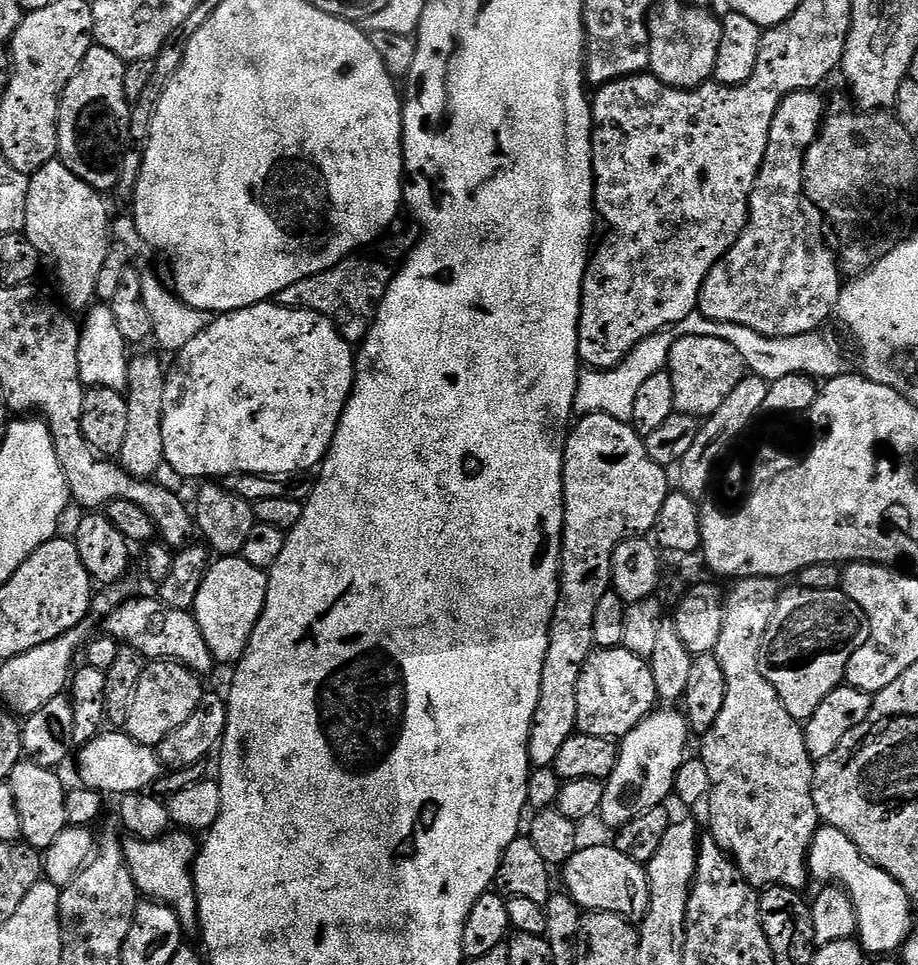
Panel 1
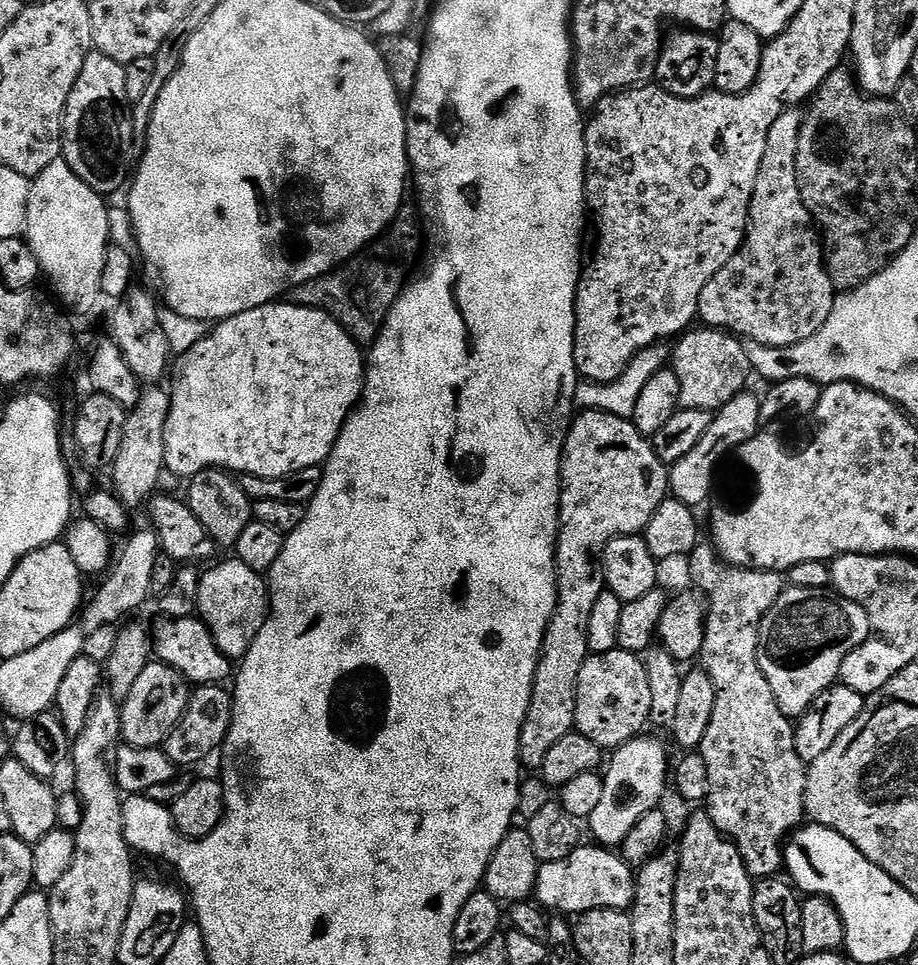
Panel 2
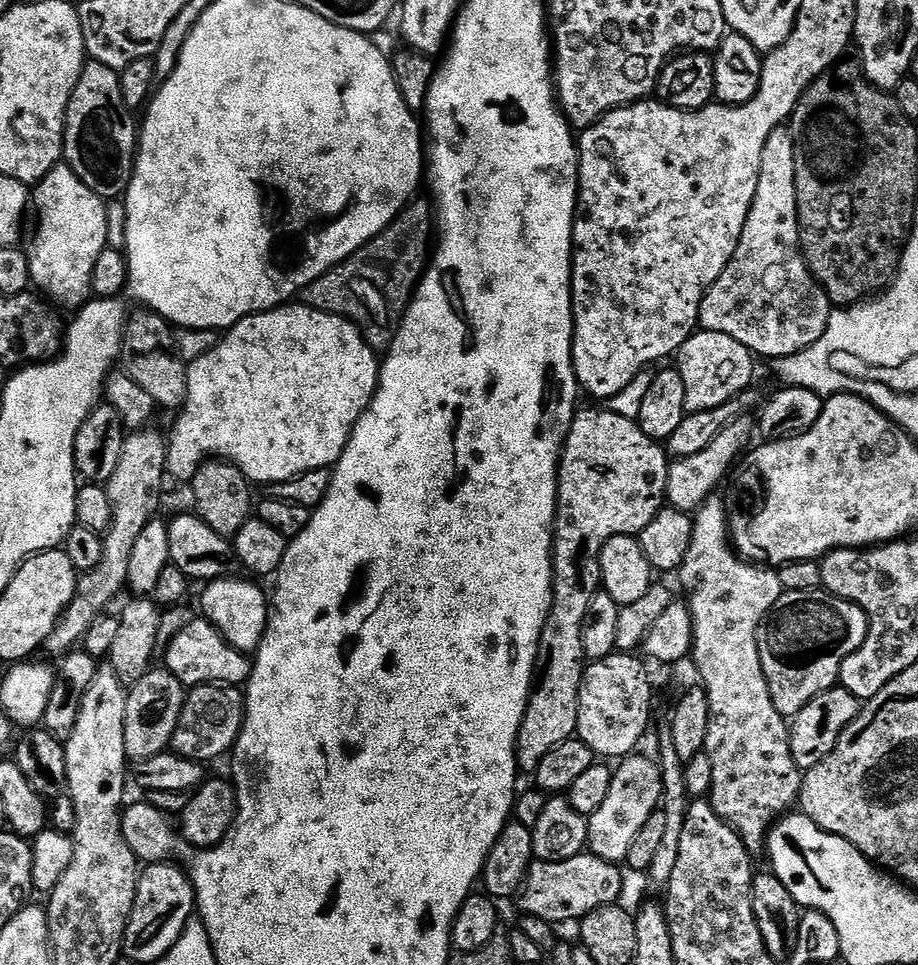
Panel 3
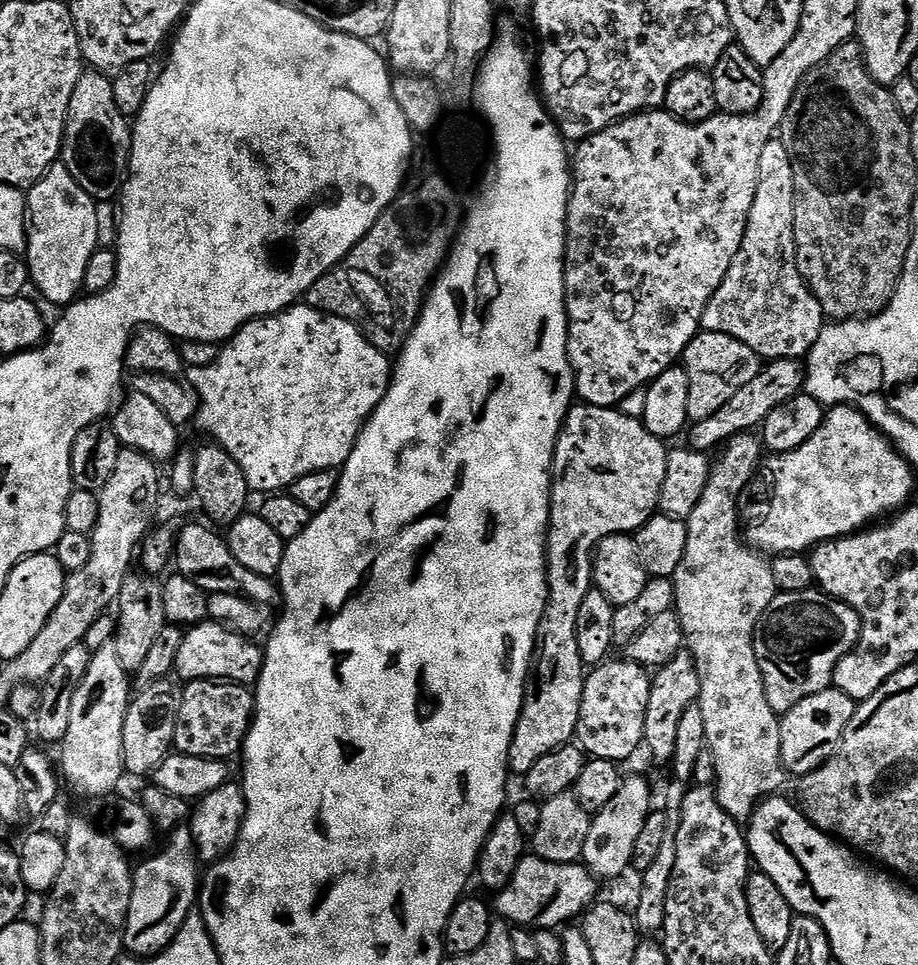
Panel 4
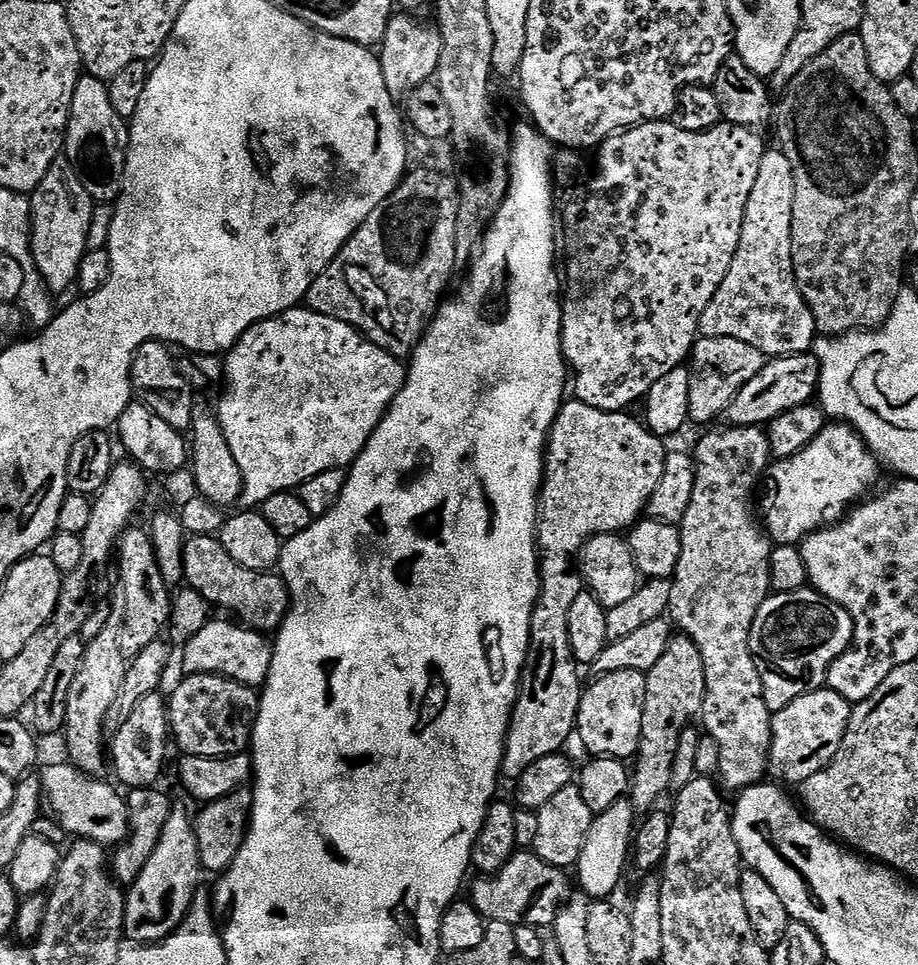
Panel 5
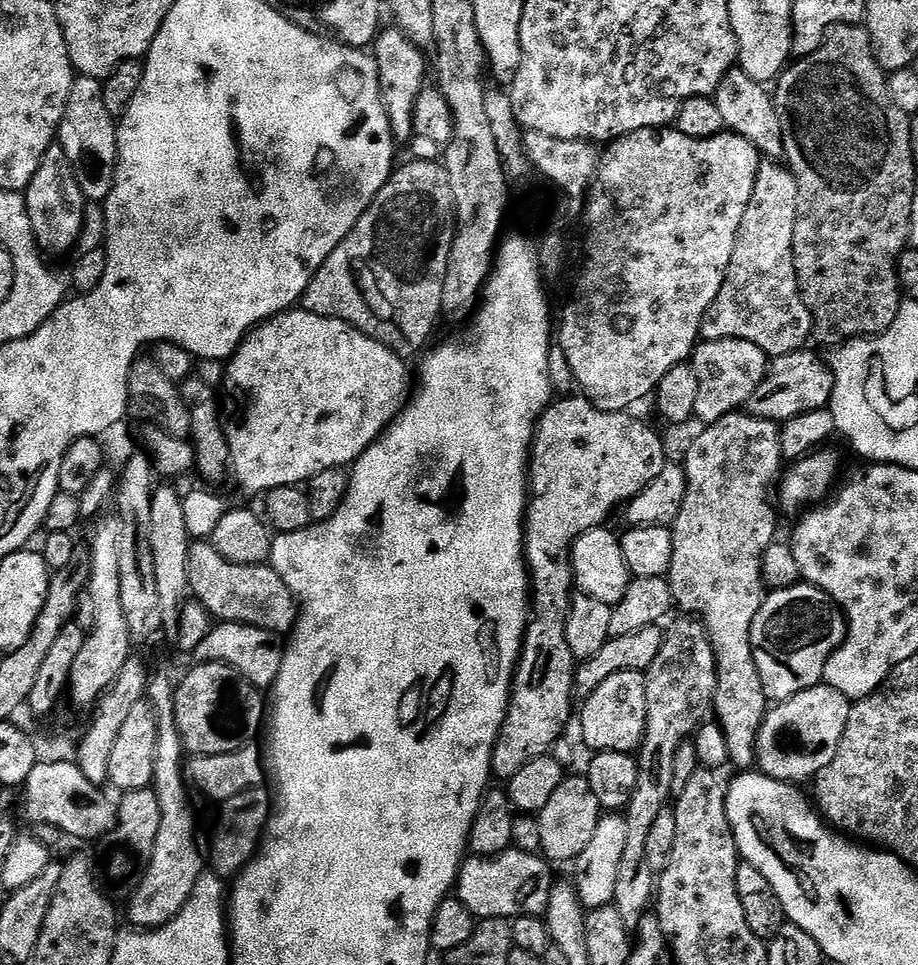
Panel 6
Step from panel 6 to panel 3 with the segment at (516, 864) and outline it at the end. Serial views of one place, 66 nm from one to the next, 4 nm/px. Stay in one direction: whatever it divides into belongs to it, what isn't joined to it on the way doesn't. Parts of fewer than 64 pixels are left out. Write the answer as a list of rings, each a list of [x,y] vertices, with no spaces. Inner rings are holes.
[[[591,854],[566,858],[566,862],[536,860],[528,868],[520,904],[527,915],[542,918],[553,926],[561,926],[567,920],[579,922],[601,904],[615,904],[621,899],[624,876],[620,870],[617,865]]]

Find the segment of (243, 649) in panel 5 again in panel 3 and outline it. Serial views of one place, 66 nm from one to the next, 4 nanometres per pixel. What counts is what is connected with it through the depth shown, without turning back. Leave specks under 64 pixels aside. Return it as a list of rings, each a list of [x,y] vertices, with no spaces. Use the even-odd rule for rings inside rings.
[[[193,618],[187,626],[175,636],[163,649],[164,660],[169,672],[173,672],[184,684],[185,689],[191,690],[203,684],[219,684],[221,686],[244,686],[248,683],[248,676],[252,673],[252,660],[245,653],[235,649],[234,646],[222,636],[215,625],[205,618]]]

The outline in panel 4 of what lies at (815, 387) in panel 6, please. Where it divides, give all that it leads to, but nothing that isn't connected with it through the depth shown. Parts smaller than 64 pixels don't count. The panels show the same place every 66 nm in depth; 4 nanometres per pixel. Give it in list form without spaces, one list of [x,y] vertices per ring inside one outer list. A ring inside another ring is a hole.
[[[773,360],[761,367],[759,374],[750,378],[750,382],[746,382],[746,386],[742,386],[742,390],[738,390],[738,394],[734,394],[730,402],[726,402],[726,406],[721,406],[714,414],[710,414],[710,418],[695,421],[687,429],[687,447],[694,452],[711,453],[739,432],[759,429],[772,410],[802,392],[805,371],[805,365],[800,360]]]

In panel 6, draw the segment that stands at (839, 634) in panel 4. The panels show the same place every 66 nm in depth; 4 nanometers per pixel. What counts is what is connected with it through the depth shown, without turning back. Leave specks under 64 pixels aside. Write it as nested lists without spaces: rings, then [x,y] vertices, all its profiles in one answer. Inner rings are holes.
[[[803,582],[795,588],[768,592],[758,614],[754,614],[754,626],[750,630],[750,646],[754,650],[754,666],[758,666],[758,678],[762,678],[762,690],[770,702],[789,700],[821,683],[830,654],[839,648],[848,635],[844,613],[829,602],[810,584]]]

